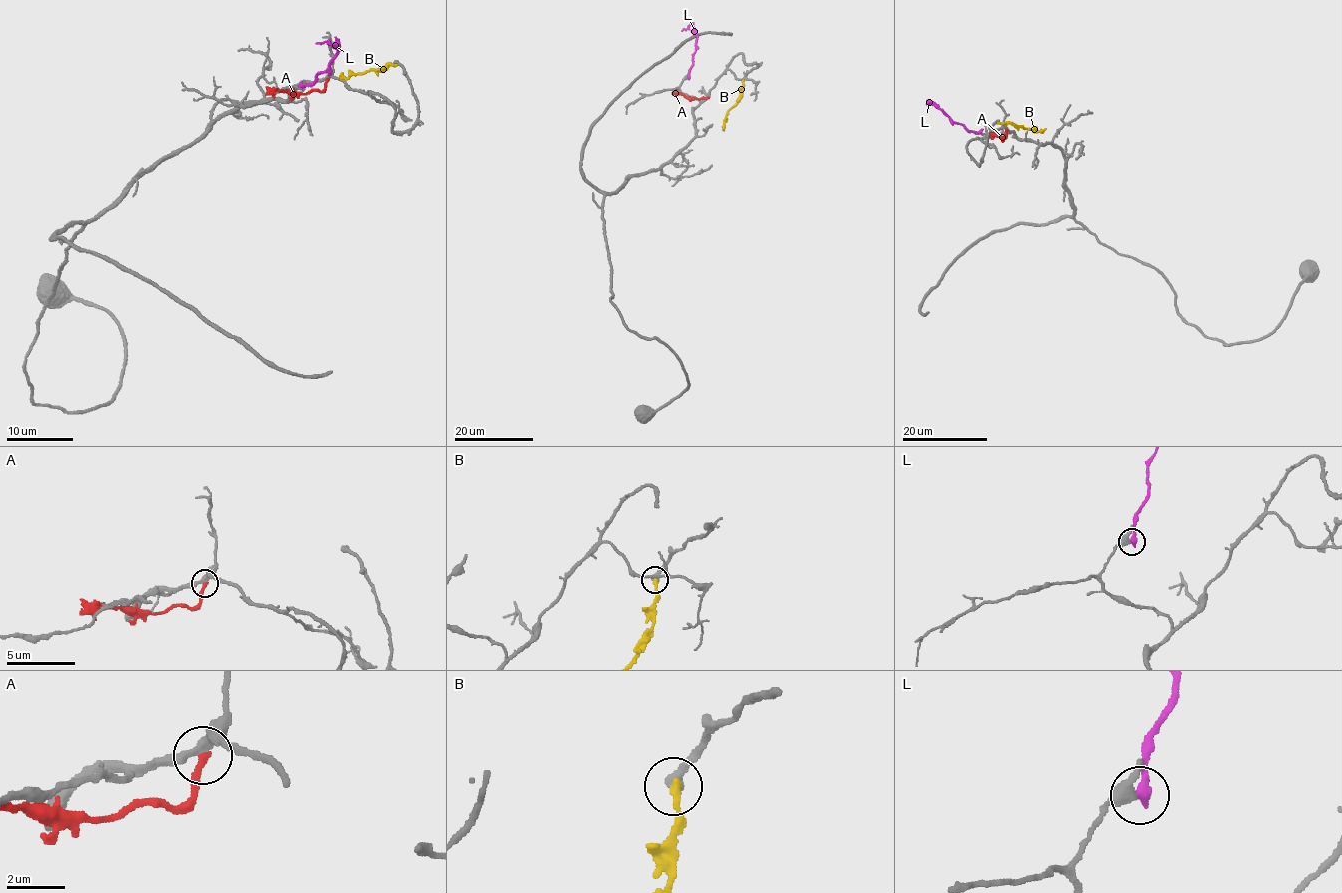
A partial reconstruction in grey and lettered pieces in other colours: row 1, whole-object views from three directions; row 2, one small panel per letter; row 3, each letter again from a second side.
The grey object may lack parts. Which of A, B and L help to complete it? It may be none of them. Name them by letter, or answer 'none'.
none

